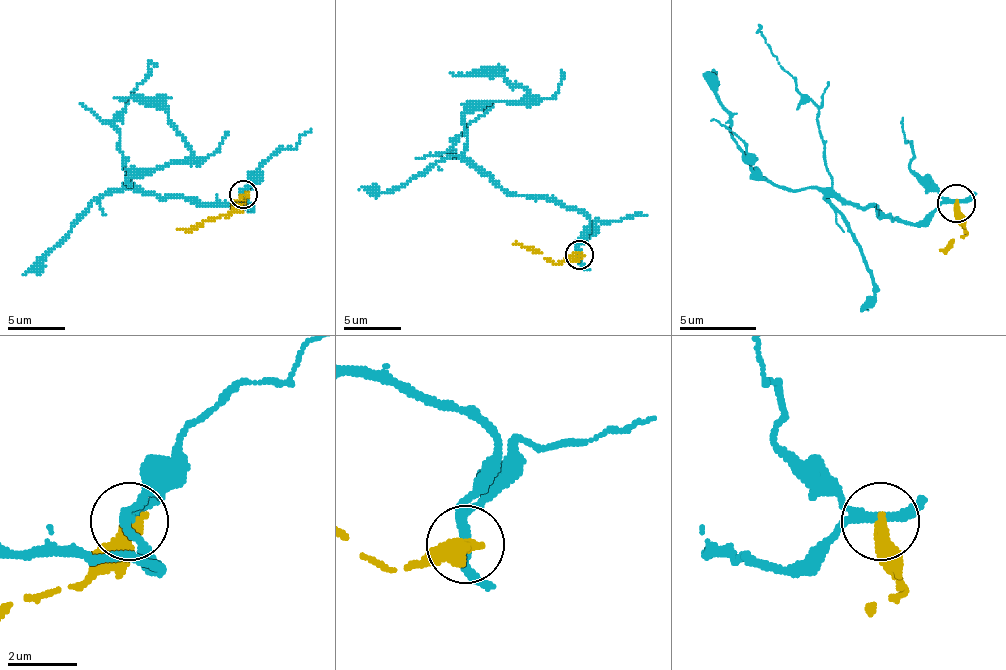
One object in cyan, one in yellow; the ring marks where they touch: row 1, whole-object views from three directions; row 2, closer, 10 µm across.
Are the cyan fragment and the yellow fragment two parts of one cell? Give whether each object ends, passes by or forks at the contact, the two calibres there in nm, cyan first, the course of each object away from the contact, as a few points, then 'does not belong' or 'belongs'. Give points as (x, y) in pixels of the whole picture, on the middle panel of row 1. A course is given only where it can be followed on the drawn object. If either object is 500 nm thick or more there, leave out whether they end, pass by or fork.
cyan forks; yellow ends; calibres 220 and 440 nm; course cyan (578, 255), (584, 215), (510, 195), (464, 155), (464, 115), (527, 93), (499, 76), (450, 73); course yellow (578, 255), (570, 255), (561, 264), (513, 244); does not belong

